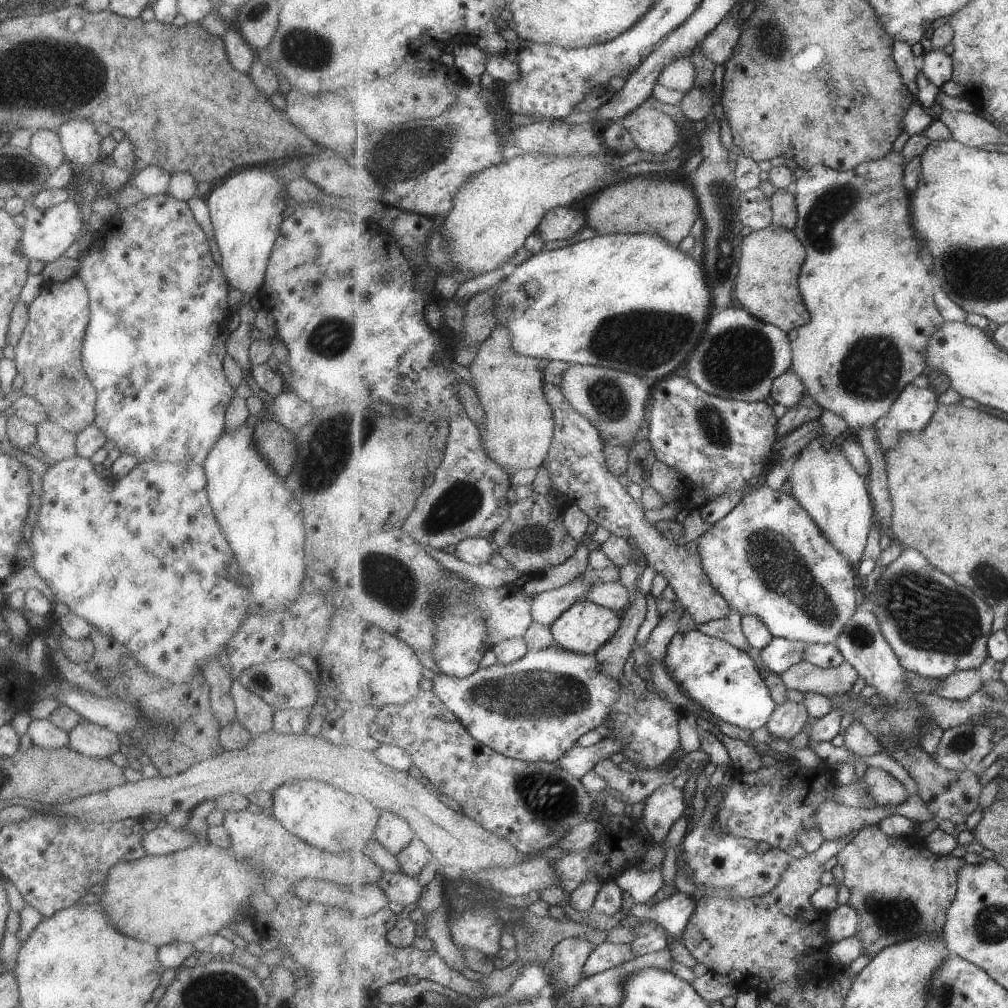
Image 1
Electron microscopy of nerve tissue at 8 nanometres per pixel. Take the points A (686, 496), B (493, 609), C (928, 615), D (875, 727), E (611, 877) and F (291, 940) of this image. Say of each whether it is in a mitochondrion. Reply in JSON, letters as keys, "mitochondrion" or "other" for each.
{"A":"other","B":"other","C":"mitochondrion","D":"other","E":"other","F":"other"}

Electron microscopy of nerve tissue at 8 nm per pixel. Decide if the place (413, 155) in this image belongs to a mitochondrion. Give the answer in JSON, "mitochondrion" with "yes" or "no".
{"mitochondrion":"yes"}

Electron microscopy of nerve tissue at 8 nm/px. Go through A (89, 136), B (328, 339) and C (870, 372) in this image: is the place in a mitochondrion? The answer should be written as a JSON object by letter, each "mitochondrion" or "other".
{"A":"other","B":"mitochondrion","C":"mitochondrion"}

